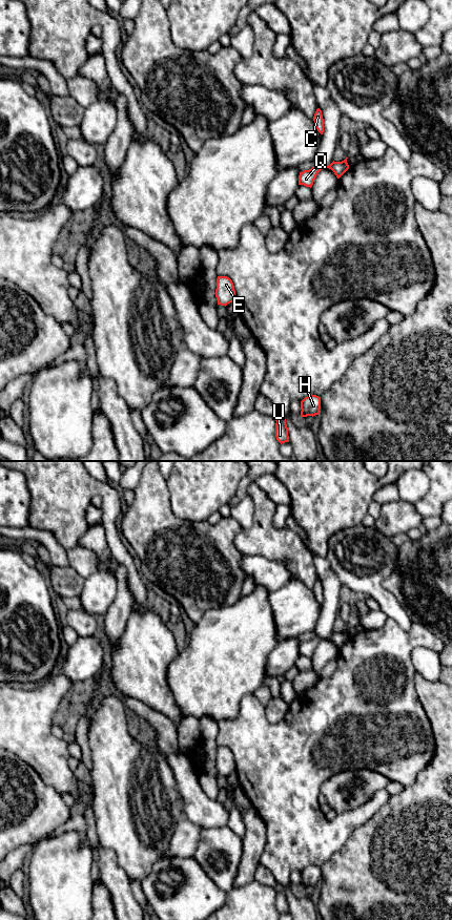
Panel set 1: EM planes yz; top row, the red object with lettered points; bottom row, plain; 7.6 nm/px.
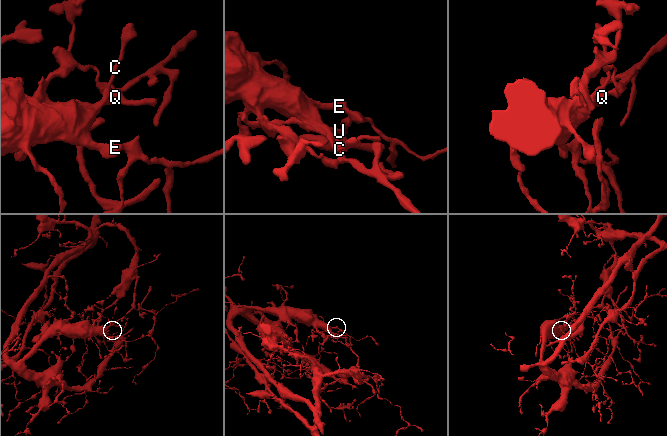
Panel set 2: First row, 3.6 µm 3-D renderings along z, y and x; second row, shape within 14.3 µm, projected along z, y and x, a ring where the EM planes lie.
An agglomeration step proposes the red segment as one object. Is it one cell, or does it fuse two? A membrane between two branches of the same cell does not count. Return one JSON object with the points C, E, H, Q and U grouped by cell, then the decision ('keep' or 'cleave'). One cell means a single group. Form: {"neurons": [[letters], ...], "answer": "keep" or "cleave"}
{"neurons": [["C", "E", "H", "U"], ["Q"]], "answer": "cleave"}

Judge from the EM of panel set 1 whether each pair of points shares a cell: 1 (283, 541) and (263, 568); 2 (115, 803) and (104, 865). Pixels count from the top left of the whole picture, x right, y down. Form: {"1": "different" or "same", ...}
{"1": "different", "2": "different"}

